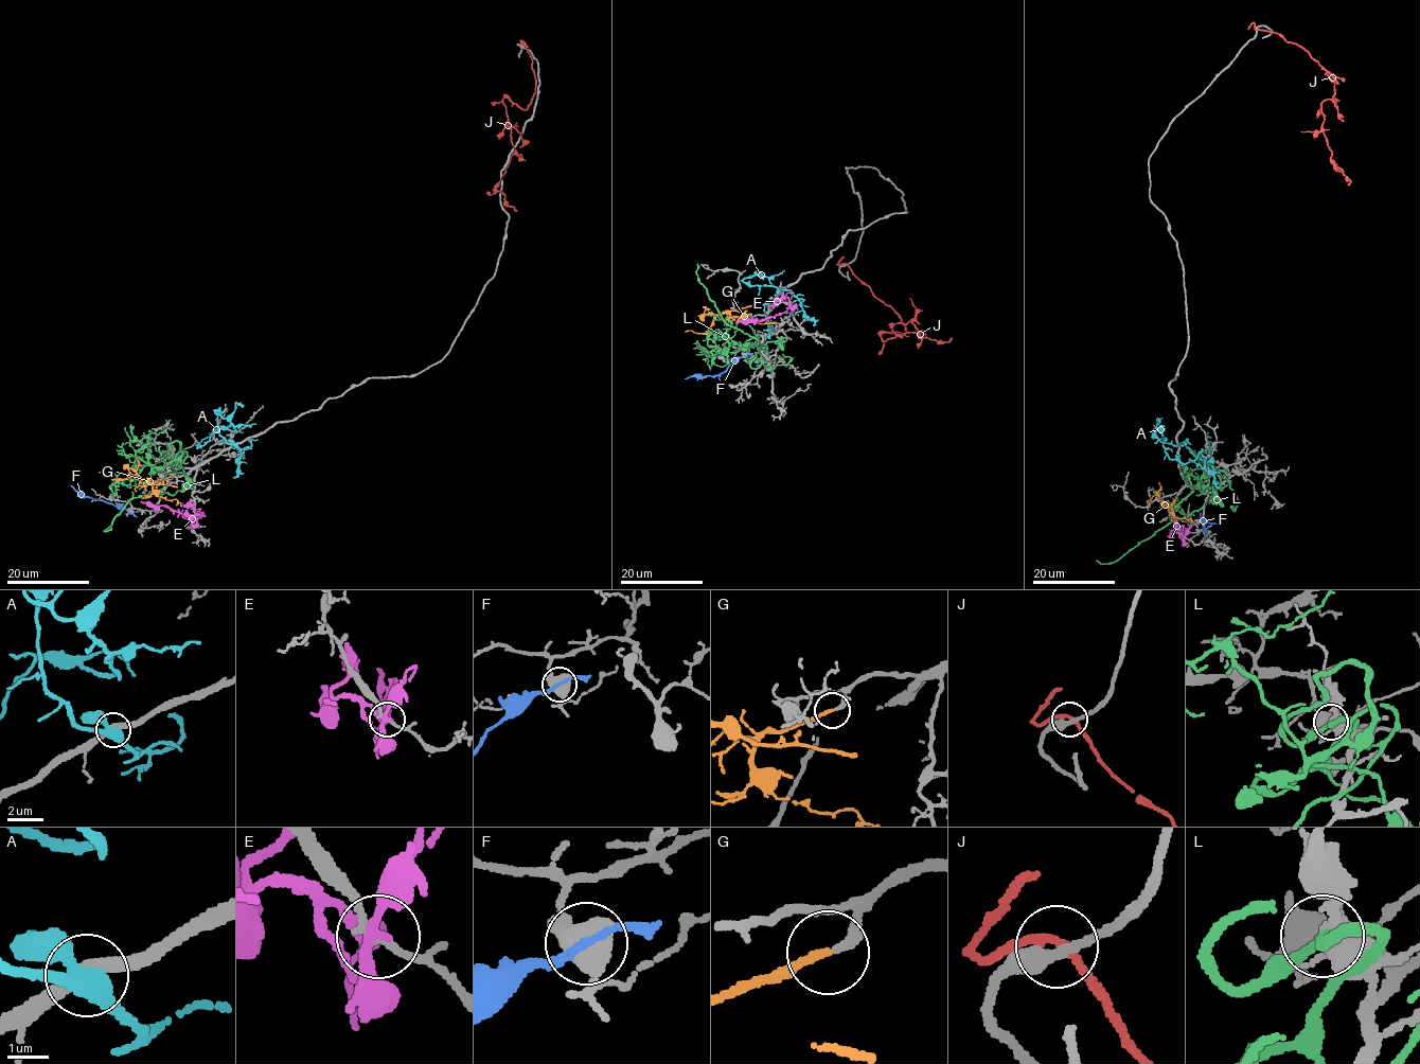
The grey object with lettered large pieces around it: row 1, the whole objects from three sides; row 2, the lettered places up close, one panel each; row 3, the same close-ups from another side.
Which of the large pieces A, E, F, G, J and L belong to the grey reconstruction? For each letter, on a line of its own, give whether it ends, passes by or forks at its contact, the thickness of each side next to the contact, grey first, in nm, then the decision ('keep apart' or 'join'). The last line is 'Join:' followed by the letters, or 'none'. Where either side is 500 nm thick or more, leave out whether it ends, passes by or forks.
A: it forks there; 360 nm thick on the grey side, 400 nm on the other; keep apart
E: it passes by; 180 nm thick on the grey side, 240 nm on the other; keep apart
F: it passes by; 440 nm thick on the grey side, 170 nm on the other; keep apart
G: it ends there; 240 nm thick on the grey side, 200 nm on the other; join
J: it passes by; 360 nm thick on the grey side, 200 nm on the other; keep apart
L: it passes by; 440 nm thick on the grey side, 240 nm on the other; keep apart
Join: G

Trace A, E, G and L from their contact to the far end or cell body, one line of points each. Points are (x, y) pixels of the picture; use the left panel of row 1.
A: (234, 444), (219, 433), (215, 411), (236, 431), (218, 427), (200, 446), (215, 420)
E: (196, 519), (193, 525), (178, 512), (140, 501)
G: (171, 476), (148, 482), (136, 475), (117, 479), (99, 472)
L: (172, 455), (160, 456), (175, 441), (176, 459), (187, 457), (160, 490), (127, 500), (104, 531), (111, 527)

